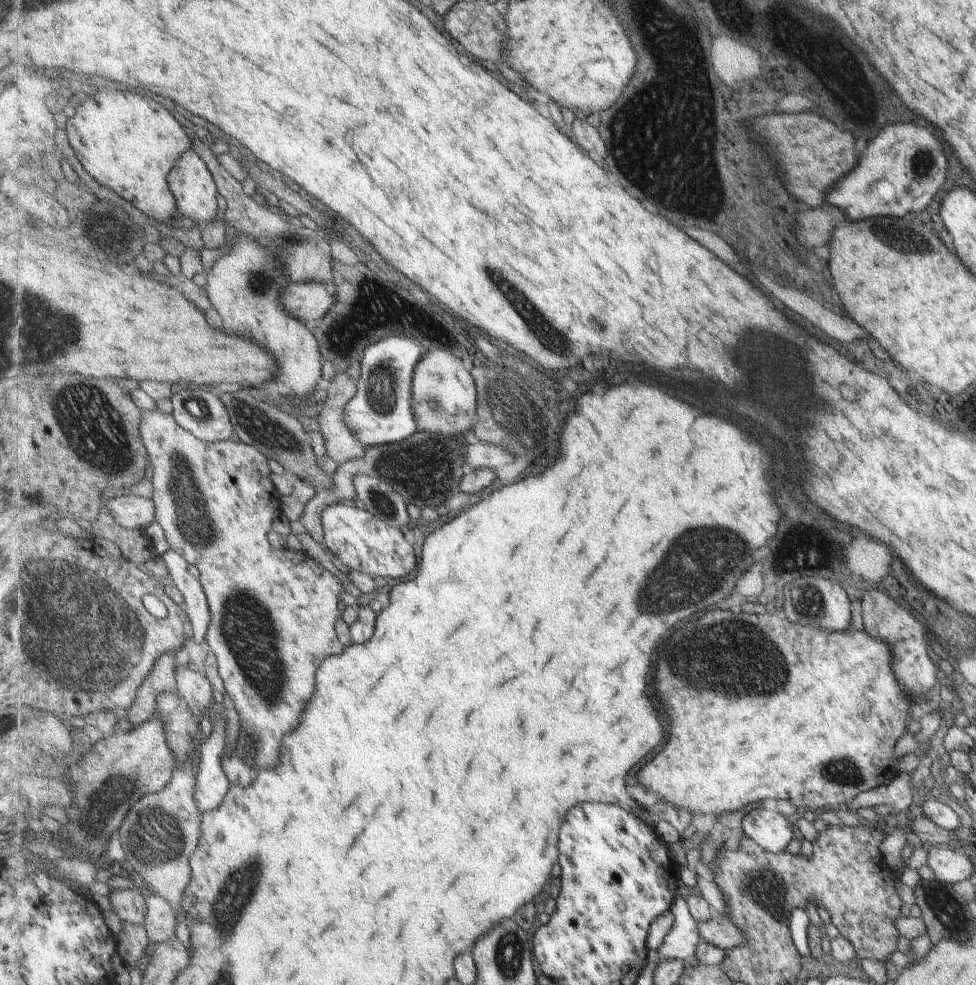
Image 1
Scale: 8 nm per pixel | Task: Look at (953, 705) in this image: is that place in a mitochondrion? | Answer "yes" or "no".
no

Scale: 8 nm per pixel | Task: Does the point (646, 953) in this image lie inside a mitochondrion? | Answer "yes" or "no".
no

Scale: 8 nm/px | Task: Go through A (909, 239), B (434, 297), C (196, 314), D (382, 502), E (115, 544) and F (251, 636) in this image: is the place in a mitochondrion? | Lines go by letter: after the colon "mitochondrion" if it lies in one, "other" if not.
A: mitochondrion
B: other
C: other
D: mitochondrion
E: other
F: mitochondrion

